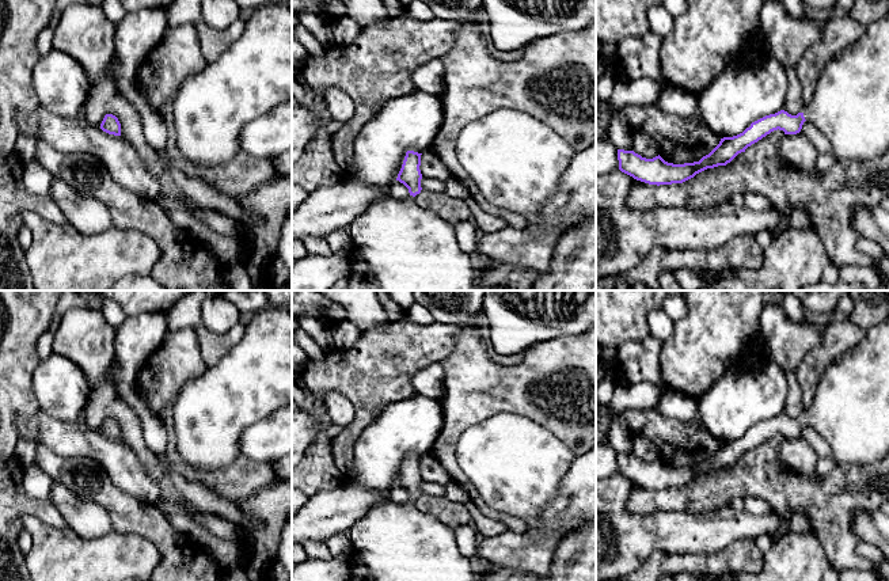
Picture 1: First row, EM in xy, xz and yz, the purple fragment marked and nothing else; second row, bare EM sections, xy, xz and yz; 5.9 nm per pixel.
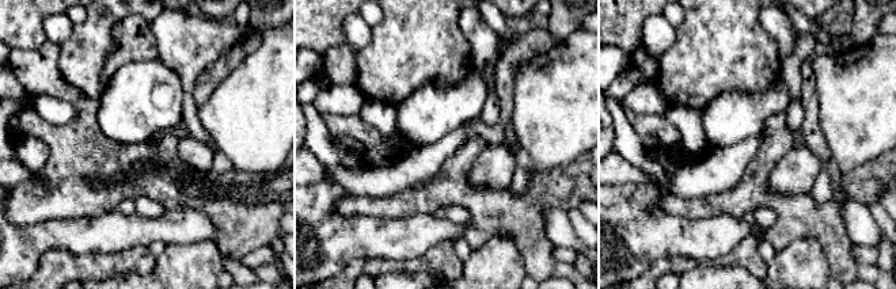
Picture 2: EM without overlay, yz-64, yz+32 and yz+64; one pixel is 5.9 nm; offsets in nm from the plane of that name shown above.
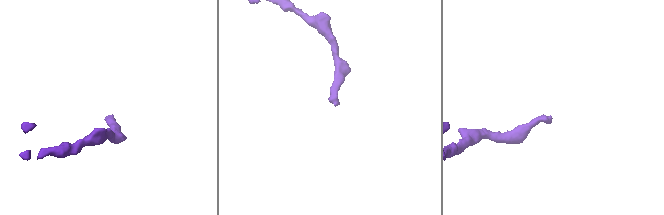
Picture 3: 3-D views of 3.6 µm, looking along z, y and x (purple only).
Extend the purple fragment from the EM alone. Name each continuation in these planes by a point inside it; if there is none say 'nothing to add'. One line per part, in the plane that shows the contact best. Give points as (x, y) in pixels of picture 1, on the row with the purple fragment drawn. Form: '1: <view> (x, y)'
1: yz (850, 106)

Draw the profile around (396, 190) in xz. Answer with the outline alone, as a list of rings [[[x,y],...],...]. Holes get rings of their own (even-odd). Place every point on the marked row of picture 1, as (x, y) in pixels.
[[[395,181],[388,186],[388,194],[395,200],[406,200],[410,197],[409,189],[399,181]]]

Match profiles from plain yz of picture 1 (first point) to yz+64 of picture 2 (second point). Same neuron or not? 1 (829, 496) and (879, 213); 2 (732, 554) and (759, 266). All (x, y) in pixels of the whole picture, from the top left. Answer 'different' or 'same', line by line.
1: different
2: same

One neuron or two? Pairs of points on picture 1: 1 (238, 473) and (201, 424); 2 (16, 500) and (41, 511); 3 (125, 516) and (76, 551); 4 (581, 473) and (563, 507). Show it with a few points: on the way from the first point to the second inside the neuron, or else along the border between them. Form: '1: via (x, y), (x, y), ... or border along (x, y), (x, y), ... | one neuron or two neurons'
1: border along (239, 454), (221, 469), (198, 470) | two neurons
2: via (22, 504), (35, 508) | one neuron
3: border along (113, 530), (139, 534), (144, 538) | two neurons
4: via (581, 481), (581, 489), (572, 498) | one neuron

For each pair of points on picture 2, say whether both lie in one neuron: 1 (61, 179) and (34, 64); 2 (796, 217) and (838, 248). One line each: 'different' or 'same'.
1: same
2: same

